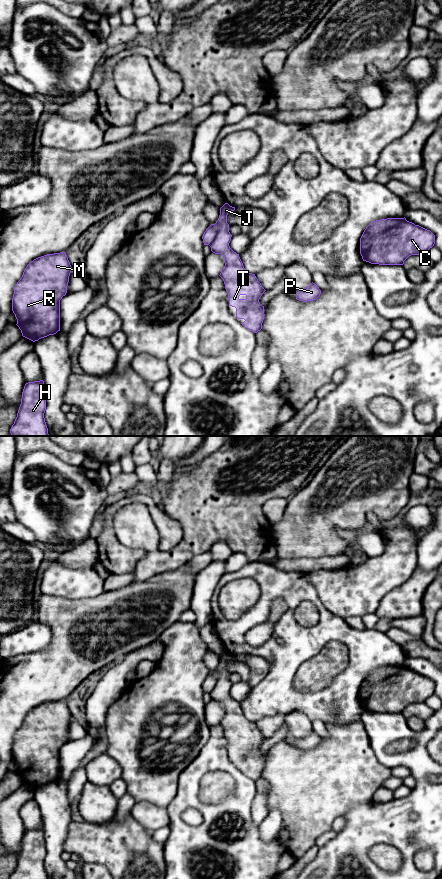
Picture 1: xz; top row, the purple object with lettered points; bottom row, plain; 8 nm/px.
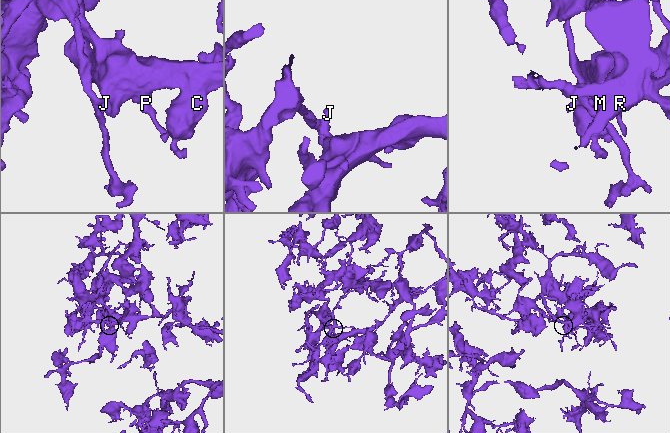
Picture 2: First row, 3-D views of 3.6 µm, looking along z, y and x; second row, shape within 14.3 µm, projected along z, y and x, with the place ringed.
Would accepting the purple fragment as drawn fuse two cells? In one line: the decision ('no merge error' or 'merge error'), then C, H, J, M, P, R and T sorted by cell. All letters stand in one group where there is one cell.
merge error | C J P T / H M R

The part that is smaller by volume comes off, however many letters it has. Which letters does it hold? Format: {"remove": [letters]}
{"remove": ["H", "M", "R"]}

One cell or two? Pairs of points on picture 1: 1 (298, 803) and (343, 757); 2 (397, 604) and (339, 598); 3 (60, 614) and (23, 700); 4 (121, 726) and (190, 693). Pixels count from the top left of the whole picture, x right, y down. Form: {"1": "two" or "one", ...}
{"1": "one", "2": "two", "3": "one", "4": "one"}

